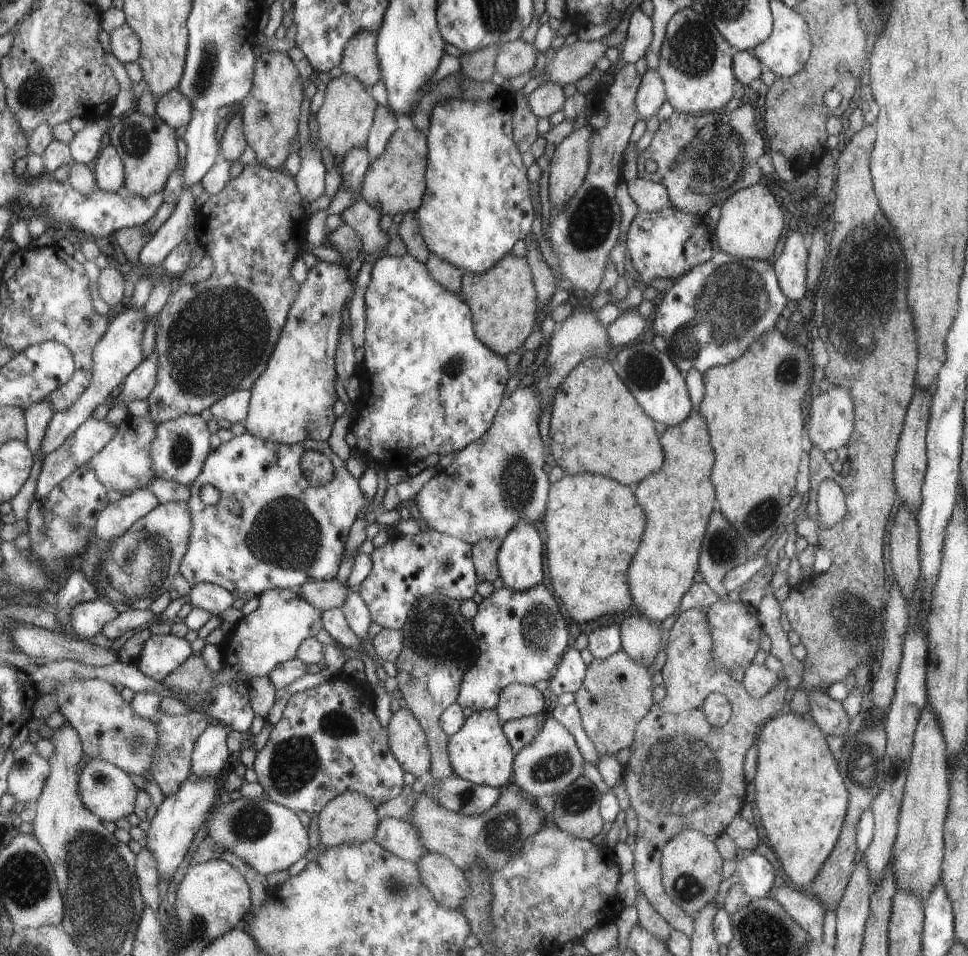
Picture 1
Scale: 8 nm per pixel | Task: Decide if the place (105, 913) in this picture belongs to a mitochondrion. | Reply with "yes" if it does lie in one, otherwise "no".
yes

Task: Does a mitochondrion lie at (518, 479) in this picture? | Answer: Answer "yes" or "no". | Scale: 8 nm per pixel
yes

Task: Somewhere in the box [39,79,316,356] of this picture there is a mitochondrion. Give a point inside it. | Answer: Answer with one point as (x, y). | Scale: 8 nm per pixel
(134, 140)

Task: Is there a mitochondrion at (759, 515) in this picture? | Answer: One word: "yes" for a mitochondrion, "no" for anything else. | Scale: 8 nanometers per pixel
yes

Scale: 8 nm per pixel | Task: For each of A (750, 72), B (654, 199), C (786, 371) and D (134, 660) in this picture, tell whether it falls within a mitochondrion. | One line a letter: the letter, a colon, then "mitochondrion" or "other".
A: other
B: other
C: mitochondrion
D: other

